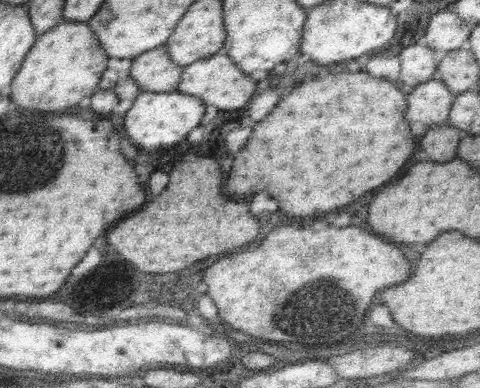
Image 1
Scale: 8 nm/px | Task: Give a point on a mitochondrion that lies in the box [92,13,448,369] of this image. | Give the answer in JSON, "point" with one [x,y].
{"point":[312,310]}

